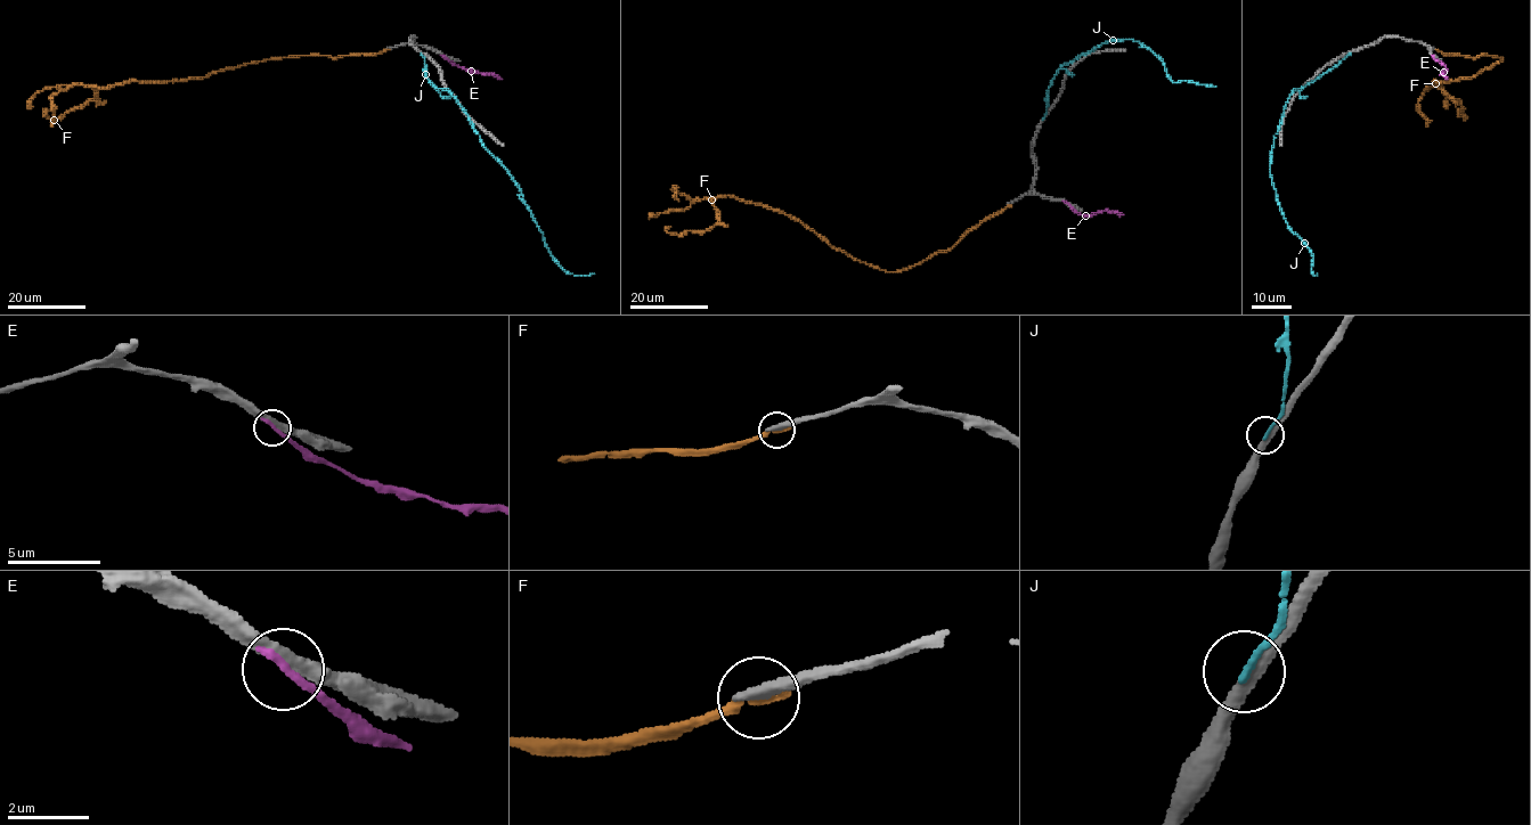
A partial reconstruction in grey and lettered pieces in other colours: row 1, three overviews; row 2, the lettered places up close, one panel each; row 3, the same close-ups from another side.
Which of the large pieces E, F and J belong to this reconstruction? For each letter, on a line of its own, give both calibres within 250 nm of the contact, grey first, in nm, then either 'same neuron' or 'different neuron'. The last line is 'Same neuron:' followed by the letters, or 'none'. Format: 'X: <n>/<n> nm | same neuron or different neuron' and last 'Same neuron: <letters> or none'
E: 380/240 nm | different neuron
F: 380/320 nm | different neuron
J: 340/160 nm | different neuron
Same neuron: none

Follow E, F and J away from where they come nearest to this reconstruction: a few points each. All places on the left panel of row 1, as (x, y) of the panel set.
E: (444, 56), (462, 67), (493, 73), (501, 79)
F: (387, 49), (334, 57), (277, 56), (204, 76), (90, 86), (97, 97), (55, 119), (45, 115), (46, 107)
J: (421, 55), (426, 76), (456, 99), (480, 143), (520, 189), (552, 258), (570, 274), (594, 274)

